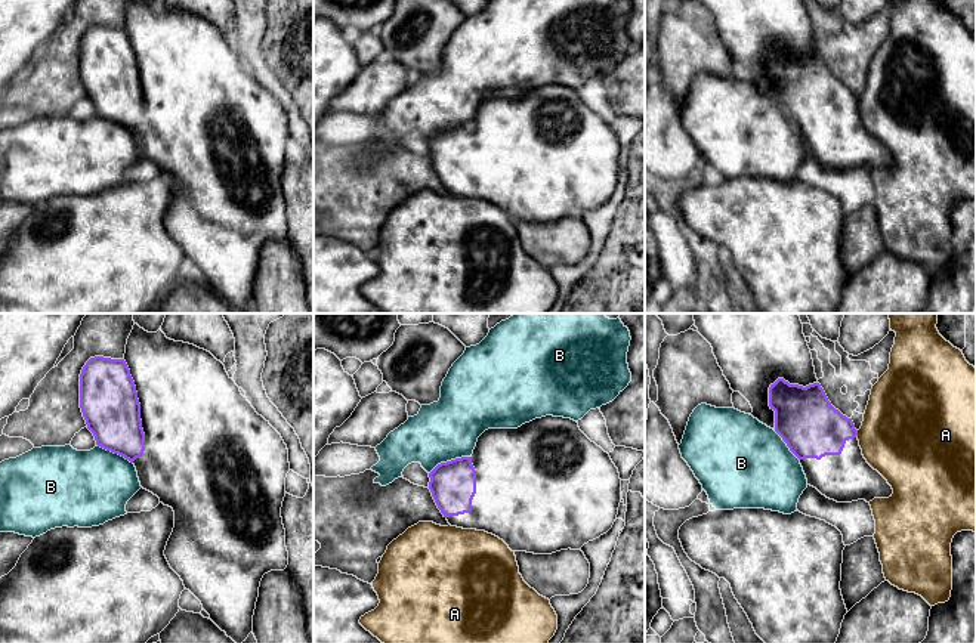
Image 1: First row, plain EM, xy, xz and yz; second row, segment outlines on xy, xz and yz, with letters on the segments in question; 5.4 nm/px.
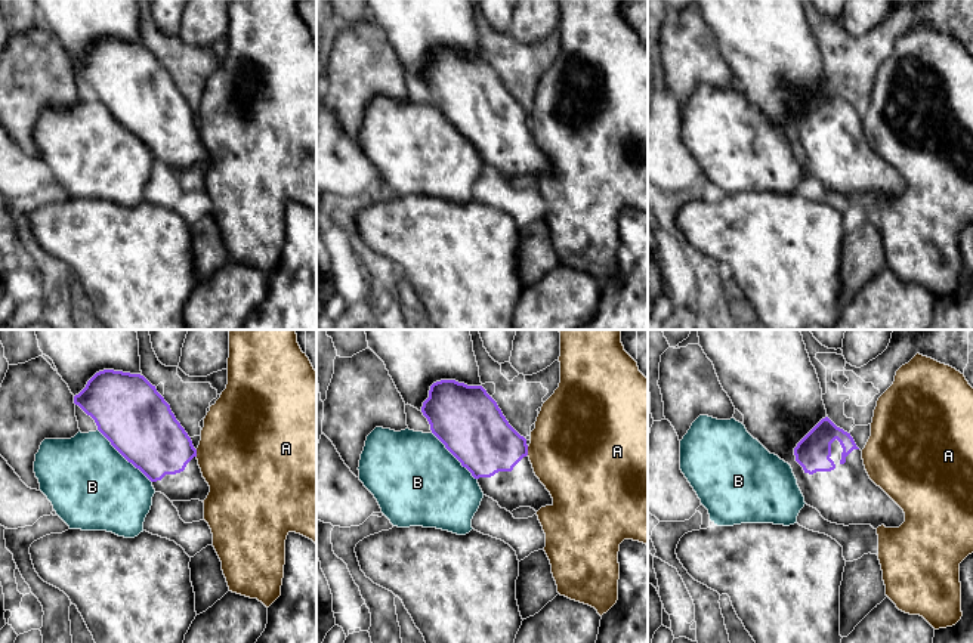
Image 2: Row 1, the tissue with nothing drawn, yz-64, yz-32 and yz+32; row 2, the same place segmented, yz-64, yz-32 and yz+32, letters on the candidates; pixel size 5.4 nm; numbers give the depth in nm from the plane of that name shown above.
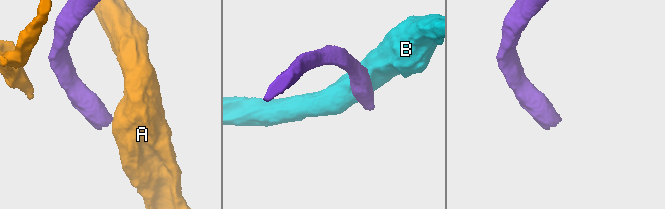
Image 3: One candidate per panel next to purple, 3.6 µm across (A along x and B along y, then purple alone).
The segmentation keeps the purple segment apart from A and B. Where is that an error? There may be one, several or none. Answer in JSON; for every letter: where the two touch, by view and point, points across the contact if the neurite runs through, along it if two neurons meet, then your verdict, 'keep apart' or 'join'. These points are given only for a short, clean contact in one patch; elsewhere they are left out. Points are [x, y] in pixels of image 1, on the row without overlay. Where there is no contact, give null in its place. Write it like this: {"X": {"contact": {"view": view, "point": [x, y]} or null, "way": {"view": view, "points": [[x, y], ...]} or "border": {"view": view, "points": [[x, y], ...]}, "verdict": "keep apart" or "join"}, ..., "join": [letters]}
{"A": {"contact": {"view": "yz", "point": [856, 102]}, "verdict": "keep apart"}, "B": {"contact": {"view": "xz", "point": [451, 129]}, "verdict": "keep apart"}, "join": []}

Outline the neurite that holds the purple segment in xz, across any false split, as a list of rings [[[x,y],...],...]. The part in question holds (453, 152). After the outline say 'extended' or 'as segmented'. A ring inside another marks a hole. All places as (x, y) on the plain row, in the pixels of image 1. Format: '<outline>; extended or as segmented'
[[[546,84],[518,98],[488,98],[470,126],[438,133],[429,142],[432,166],[451,195],[485,200],[503,208],[512,220],[552,223],[581,219],[606,203],[618,183],[621,148],[608,121],[592,111],[571,87]]]; extended

